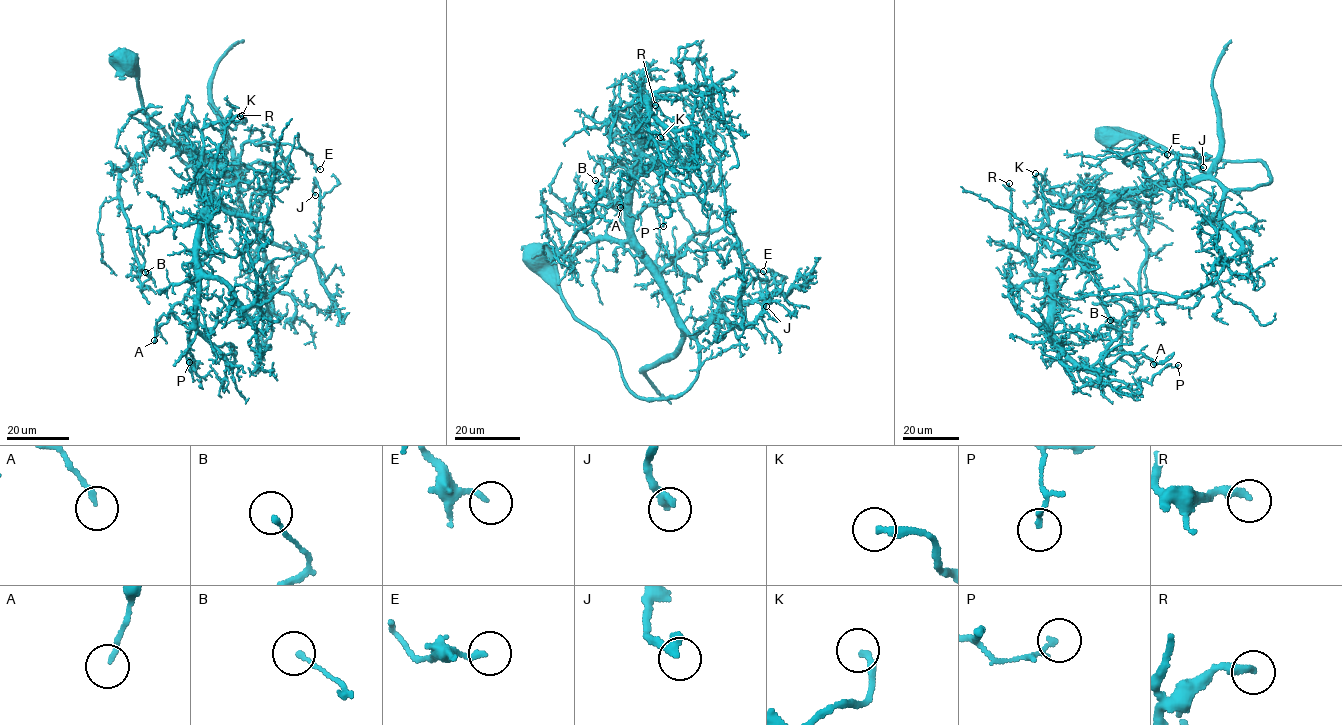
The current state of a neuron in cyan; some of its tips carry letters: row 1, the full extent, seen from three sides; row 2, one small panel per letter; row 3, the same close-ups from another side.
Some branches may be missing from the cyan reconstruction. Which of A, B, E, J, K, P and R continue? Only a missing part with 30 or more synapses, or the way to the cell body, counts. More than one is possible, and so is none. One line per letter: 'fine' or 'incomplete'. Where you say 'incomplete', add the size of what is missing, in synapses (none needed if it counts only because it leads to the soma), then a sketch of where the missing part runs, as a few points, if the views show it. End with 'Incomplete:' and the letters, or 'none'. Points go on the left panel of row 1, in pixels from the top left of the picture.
A: fine
B: fine
E: fine
J: fine
K: fine
P: fine
R: fine
Incomplete: none

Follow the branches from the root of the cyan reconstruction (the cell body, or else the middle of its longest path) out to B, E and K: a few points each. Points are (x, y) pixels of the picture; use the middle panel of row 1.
B: (540, 258), (634, 394), (689, 386), (697, 341), (637, 251), (602, 239), (557, 253), (591, 218), (595, 180)
E: (540, 258), (647, 398), (697, 375), (697, 341), (660, 274), (678, 250), (729, 224), (763, 271)
K: (540, 258), (628, 389), (683, 393), (697, 341), (633, 234), (637, 155), (621, 141), (660, 137)

